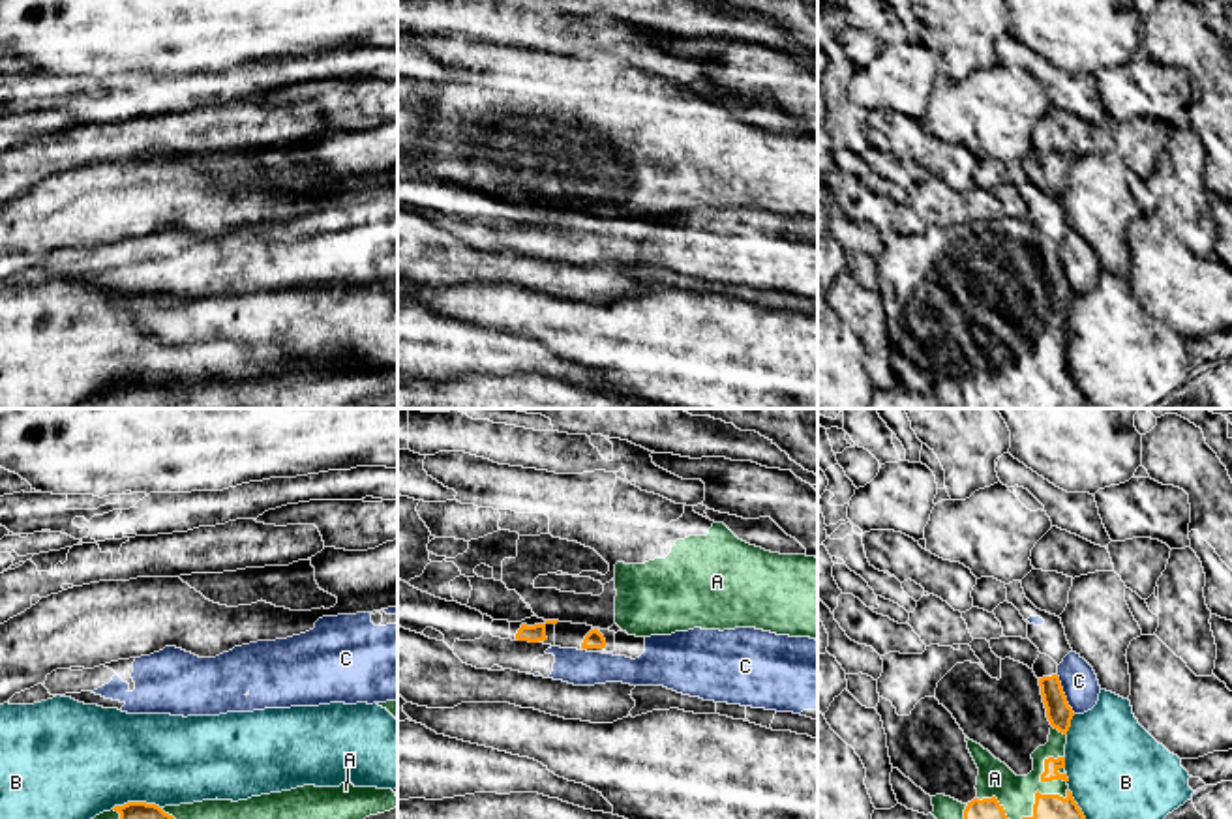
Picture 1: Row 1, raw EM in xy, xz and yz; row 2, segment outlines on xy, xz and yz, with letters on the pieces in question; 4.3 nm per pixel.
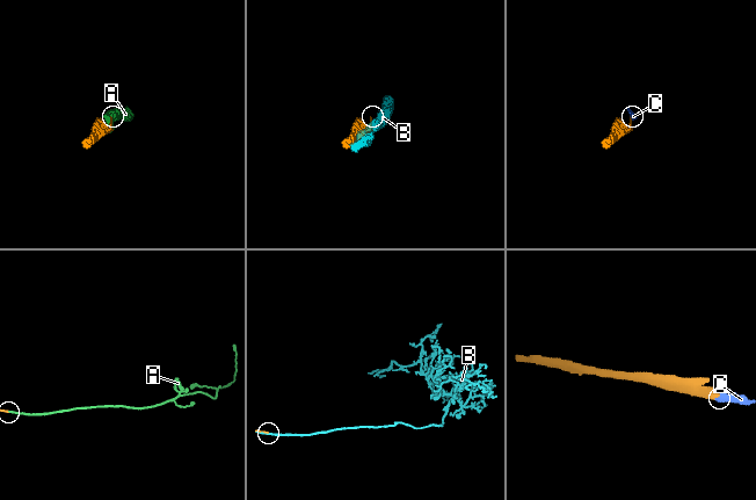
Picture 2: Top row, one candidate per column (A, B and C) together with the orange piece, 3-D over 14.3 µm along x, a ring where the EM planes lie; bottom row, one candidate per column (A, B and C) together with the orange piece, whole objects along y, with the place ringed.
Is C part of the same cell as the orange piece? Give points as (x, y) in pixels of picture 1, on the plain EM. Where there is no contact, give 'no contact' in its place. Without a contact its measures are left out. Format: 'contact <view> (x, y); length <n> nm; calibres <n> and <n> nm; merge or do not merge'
contact yz (1064, 274); length 190 nm; calibres 110 and 160 nm; do not merge

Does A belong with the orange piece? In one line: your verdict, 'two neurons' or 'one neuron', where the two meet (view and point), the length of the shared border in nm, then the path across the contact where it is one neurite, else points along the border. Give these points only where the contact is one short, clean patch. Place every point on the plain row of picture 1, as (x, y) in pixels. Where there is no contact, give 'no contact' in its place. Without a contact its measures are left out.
one neuron; contact yz (1045, 343); length 160 nm

